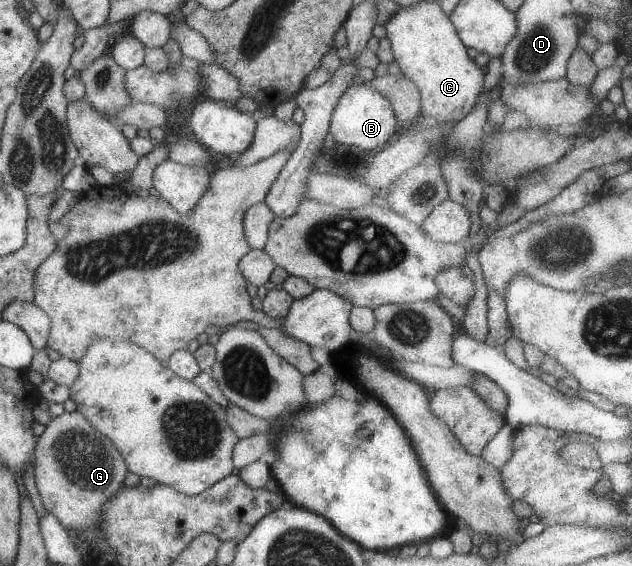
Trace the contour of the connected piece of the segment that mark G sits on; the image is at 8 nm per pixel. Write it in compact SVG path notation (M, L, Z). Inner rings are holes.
M76 409L64 411L44 422L43 433L33 450L33 471L36 488L43 507L68 531L82 542L94 544L103 505L123 486L127 466L118 449L91 427ZM86 539L86 541L85 541Z

